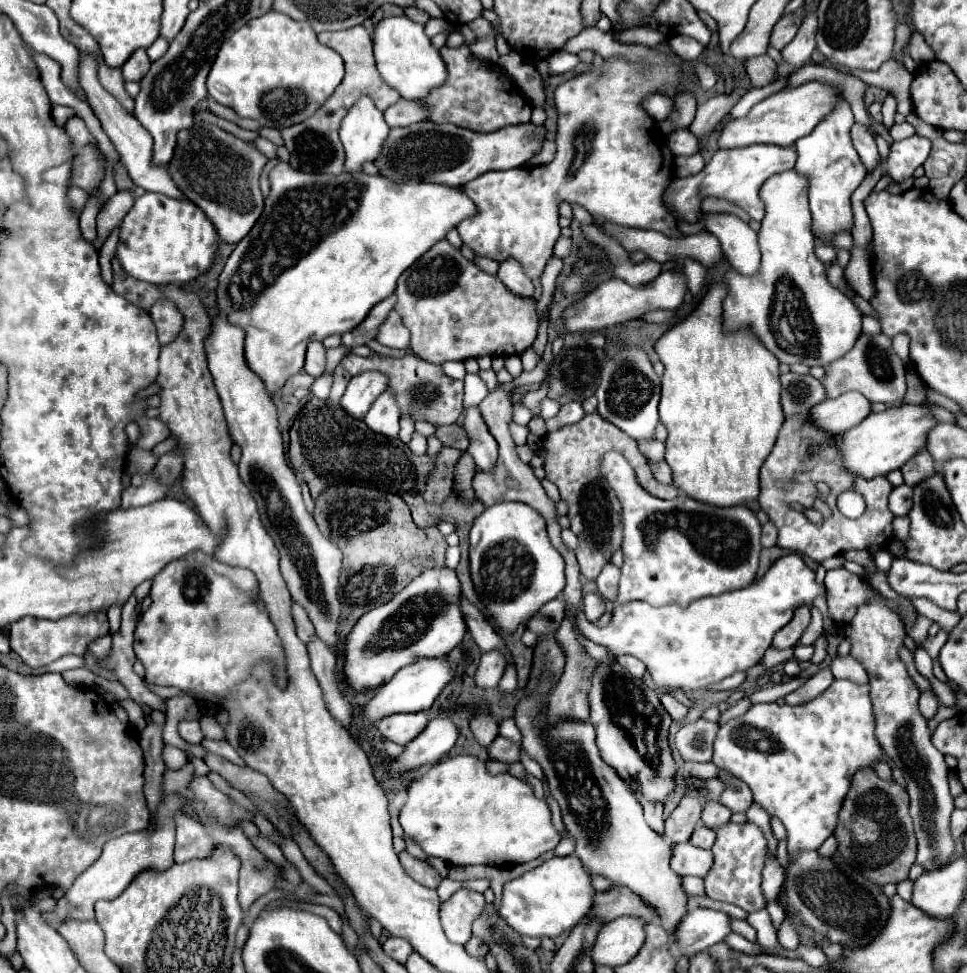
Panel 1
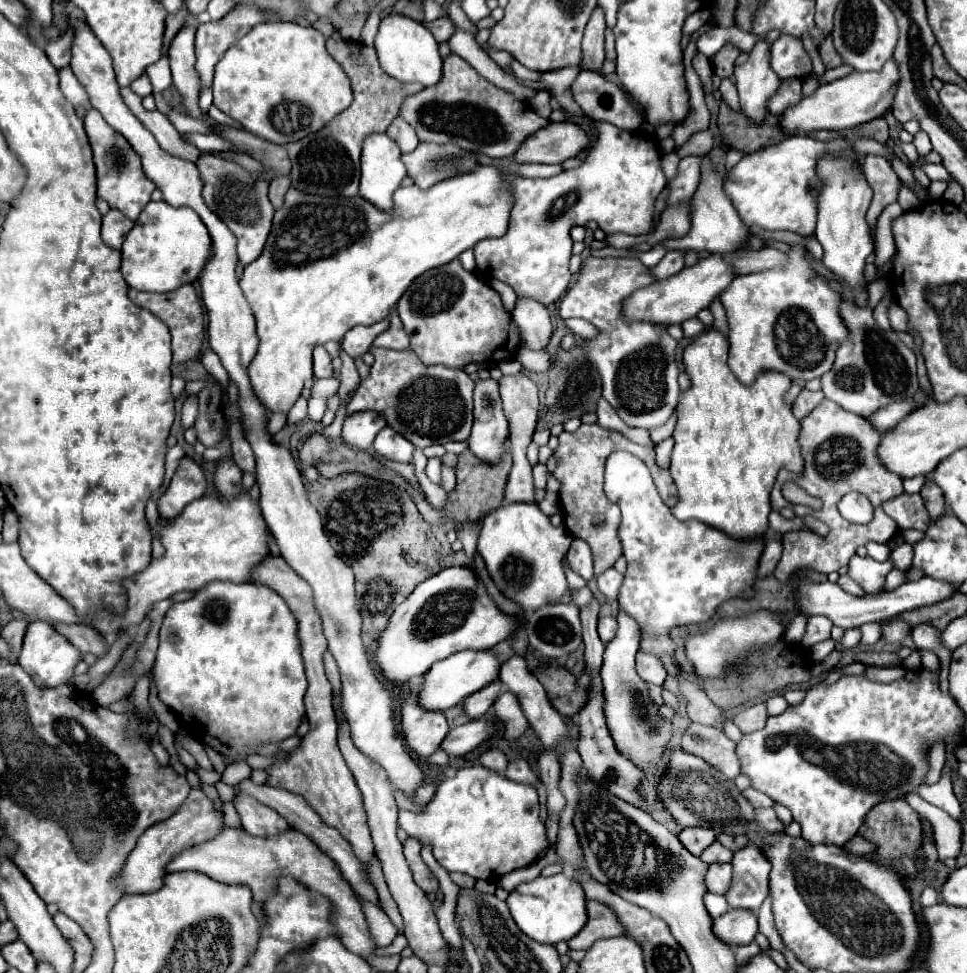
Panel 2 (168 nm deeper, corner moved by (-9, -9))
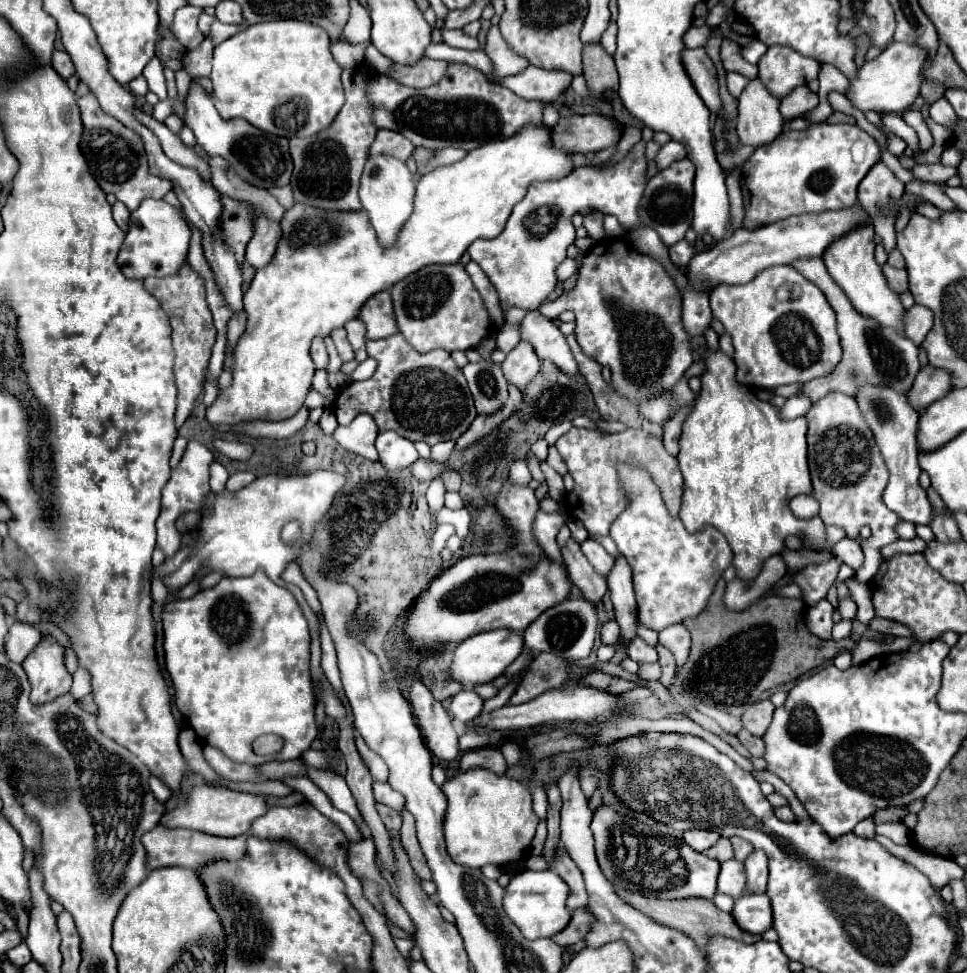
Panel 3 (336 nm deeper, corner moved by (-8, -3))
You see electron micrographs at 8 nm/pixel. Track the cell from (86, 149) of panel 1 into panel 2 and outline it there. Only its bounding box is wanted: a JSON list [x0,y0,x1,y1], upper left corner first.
[85,109,155,219]

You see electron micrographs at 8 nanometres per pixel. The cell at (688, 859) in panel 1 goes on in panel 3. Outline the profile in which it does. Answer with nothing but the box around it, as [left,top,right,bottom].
[718,859,746,899]

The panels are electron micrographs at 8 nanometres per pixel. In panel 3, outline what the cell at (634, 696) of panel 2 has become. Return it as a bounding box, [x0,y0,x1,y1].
[608,555,638,651]

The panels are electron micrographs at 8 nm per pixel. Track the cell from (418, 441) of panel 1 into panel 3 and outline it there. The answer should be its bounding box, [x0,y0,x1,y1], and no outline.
[426,477,446,517]

